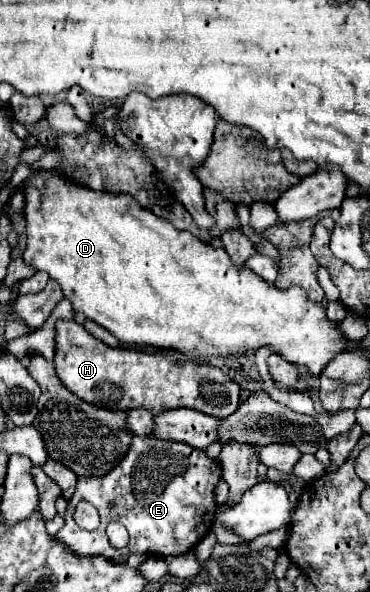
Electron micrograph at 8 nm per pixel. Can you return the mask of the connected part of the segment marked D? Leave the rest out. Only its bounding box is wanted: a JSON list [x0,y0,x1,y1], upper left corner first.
[23,170,353,374]

